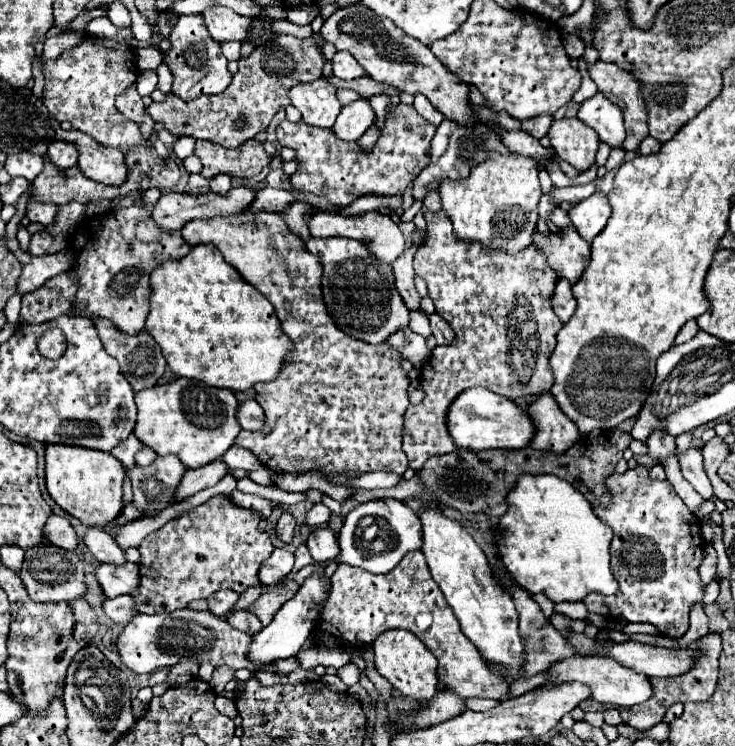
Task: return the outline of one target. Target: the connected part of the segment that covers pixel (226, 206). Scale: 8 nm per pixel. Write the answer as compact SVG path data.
M245 185L233 187L233 189L229 189L229 191L223 193L223 195L215 195L215 193L211 193L211 191L201 193L201 195L165 193L165 195L161 195L161 199L157 201L157 205L153 207L153 213L151 213L151 215L153 215L155 223L159 223L163 229L183 229L183 225L185 225L187 221L209 219L209 217L217 217L217 215L221 215L221 217L239 215L239 213L243 213L243 211L255 201L255 197L257 197L257 189L245 187Z

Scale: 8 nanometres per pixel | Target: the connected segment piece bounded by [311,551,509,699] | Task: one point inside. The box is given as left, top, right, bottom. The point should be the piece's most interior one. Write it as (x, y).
(361, 606)

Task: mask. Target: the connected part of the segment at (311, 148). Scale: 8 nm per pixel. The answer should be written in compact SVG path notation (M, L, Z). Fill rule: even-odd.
M399 103L385 119L379 141L371 153L363 153L355 141L341 141L331 129L309 127L307 123L283 121L277 127L277 139L283 147L291 147L297 153L299 169L291 175L291 187L297 191L307 191L335 205L349 205L355 199L377 193L395 195L403 193L405 187L415 179L423 167L427 167L427 157L431 157L431 139L437 127L419 117L413 105Z

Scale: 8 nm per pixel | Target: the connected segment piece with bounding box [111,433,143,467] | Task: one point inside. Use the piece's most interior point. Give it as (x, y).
(125, 451)

